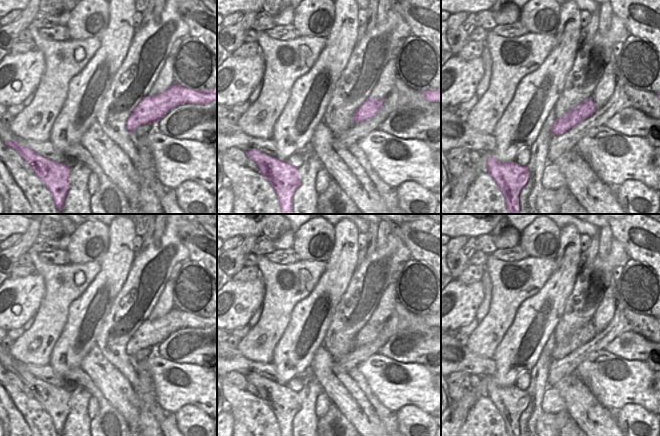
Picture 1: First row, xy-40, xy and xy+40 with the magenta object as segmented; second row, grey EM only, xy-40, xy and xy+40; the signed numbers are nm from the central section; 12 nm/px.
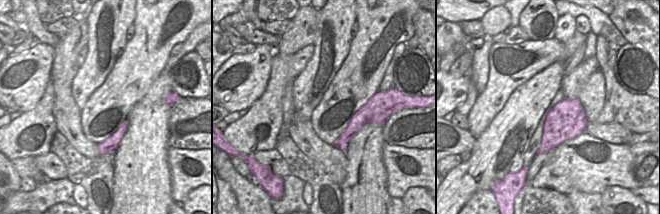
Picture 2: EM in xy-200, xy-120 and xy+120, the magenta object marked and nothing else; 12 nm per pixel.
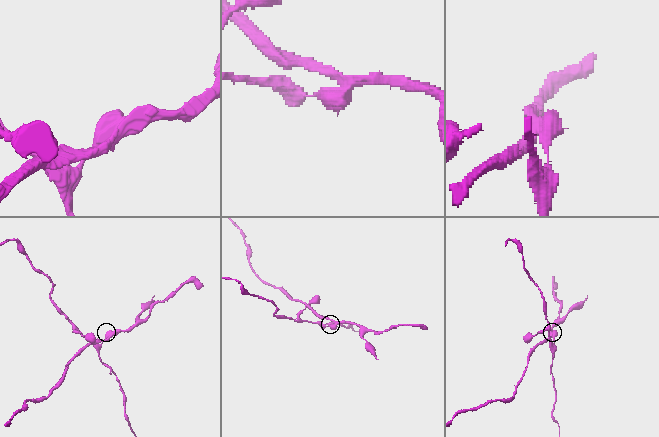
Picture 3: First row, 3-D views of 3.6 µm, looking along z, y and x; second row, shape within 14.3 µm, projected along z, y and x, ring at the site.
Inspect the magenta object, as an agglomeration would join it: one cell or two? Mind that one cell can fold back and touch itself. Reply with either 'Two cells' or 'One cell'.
Two cells

